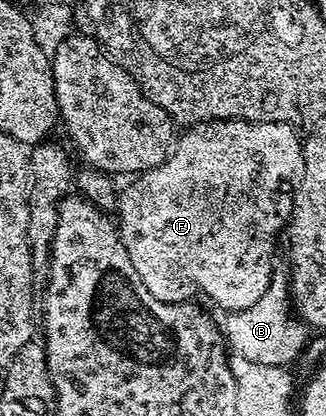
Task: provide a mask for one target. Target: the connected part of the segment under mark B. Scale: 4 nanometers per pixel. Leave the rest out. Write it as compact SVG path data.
M272 278L269 289L261 296L257 305L249 305L244 311L233 311L226 316L227 324L221 330L225 343L232 352L240 354L262 365L287 367L303 351L307 343L309 328L293 310L289 283L286 278Z

